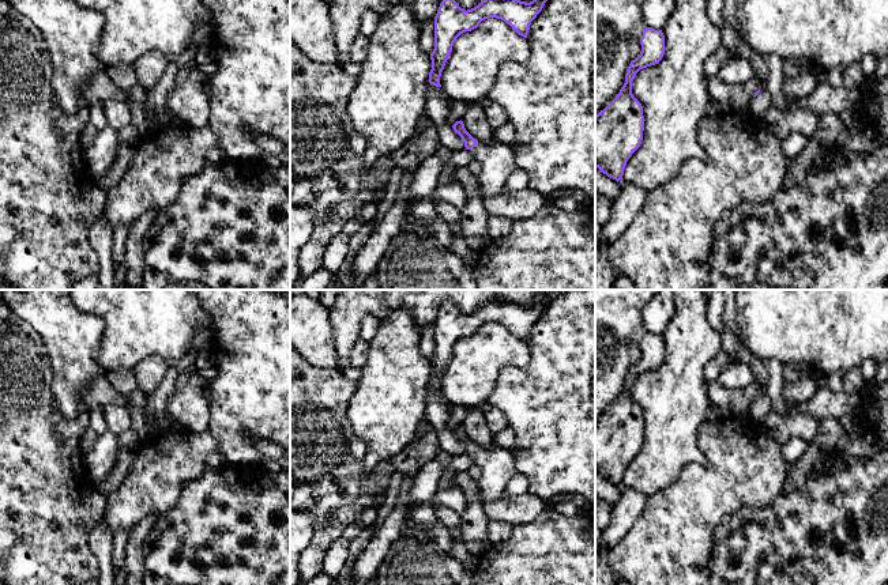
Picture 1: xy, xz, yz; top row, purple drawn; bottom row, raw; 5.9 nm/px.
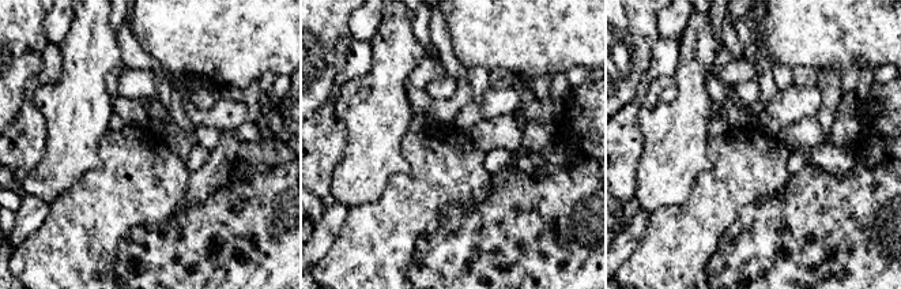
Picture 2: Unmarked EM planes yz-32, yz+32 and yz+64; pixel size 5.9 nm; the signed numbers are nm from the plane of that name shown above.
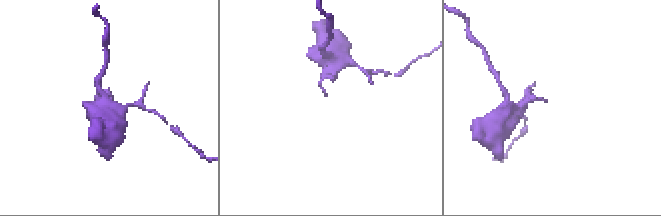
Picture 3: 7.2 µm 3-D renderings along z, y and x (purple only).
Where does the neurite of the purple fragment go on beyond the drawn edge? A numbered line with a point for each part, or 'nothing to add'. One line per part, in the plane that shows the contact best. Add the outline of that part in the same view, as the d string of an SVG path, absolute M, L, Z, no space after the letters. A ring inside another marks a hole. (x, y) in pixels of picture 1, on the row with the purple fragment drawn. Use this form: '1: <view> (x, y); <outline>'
1: xz (497, 161); M492 139L478 141L471 152L481 163L477 174L481 197L504 193L508 178L519 169L511 146Z

